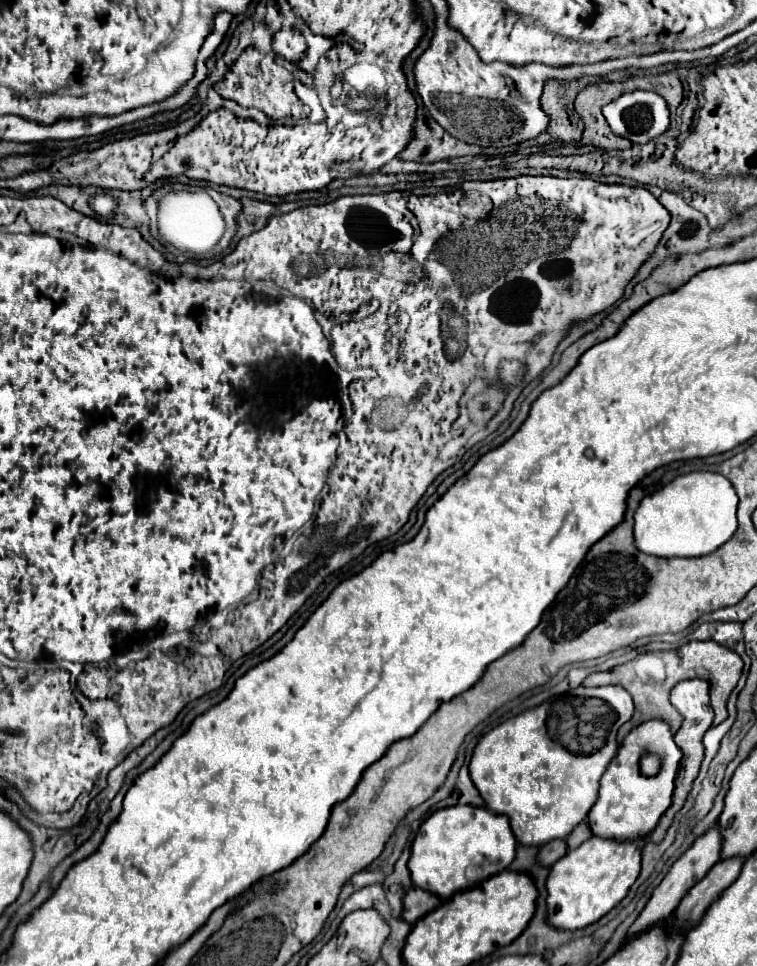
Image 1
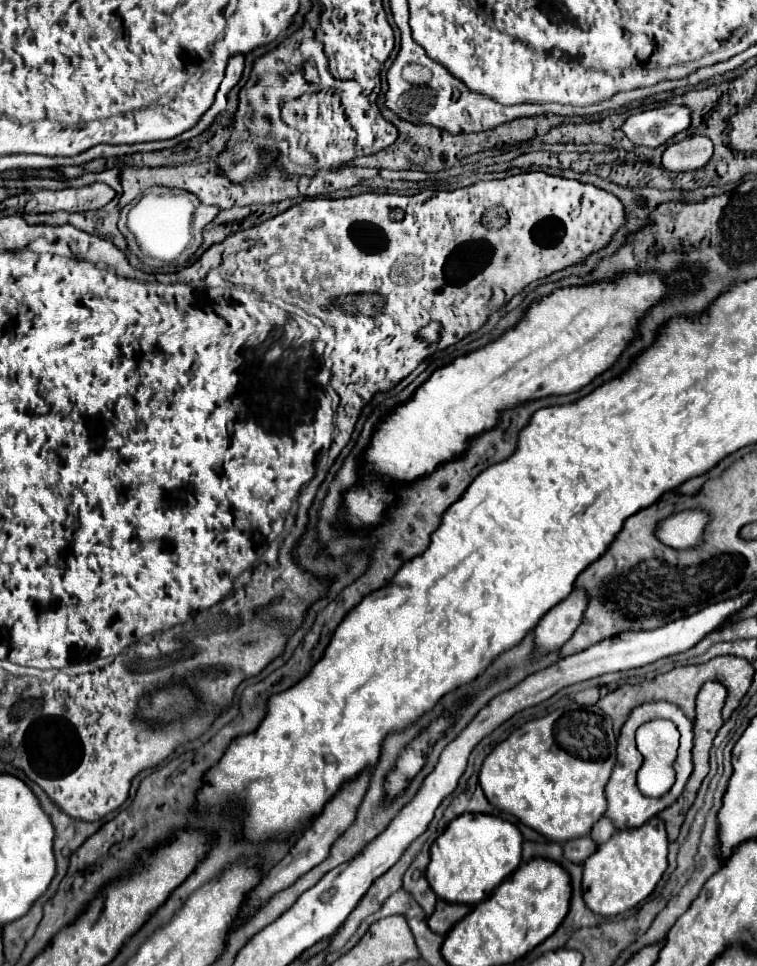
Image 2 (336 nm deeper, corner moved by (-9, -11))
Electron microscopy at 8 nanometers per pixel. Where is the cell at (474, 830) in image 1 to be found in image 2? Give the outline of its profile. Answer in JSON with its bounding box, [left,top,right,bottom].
[427,813,523,905]

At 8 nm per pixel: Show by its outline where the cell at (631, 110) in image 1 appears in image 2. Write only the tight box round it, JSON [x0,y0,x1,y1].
[623,105,691,147]

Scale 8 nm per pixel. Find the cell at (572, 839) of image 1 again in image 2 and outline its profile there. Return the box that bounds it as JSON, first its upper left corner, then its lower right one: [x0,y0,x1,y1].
[591,817,617,845]

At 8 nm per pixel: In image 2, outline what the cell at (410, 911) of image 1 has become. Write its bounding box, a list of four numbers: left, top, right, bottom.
[427,899,471,935]

